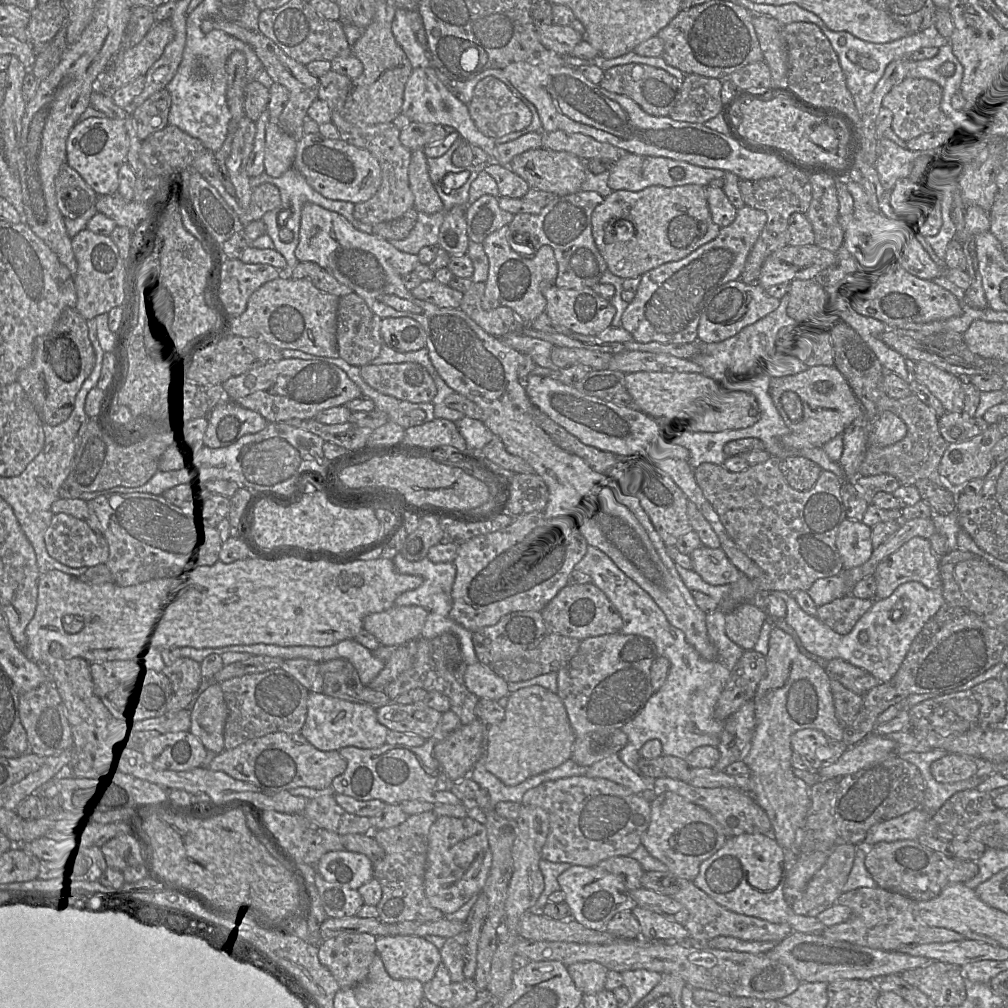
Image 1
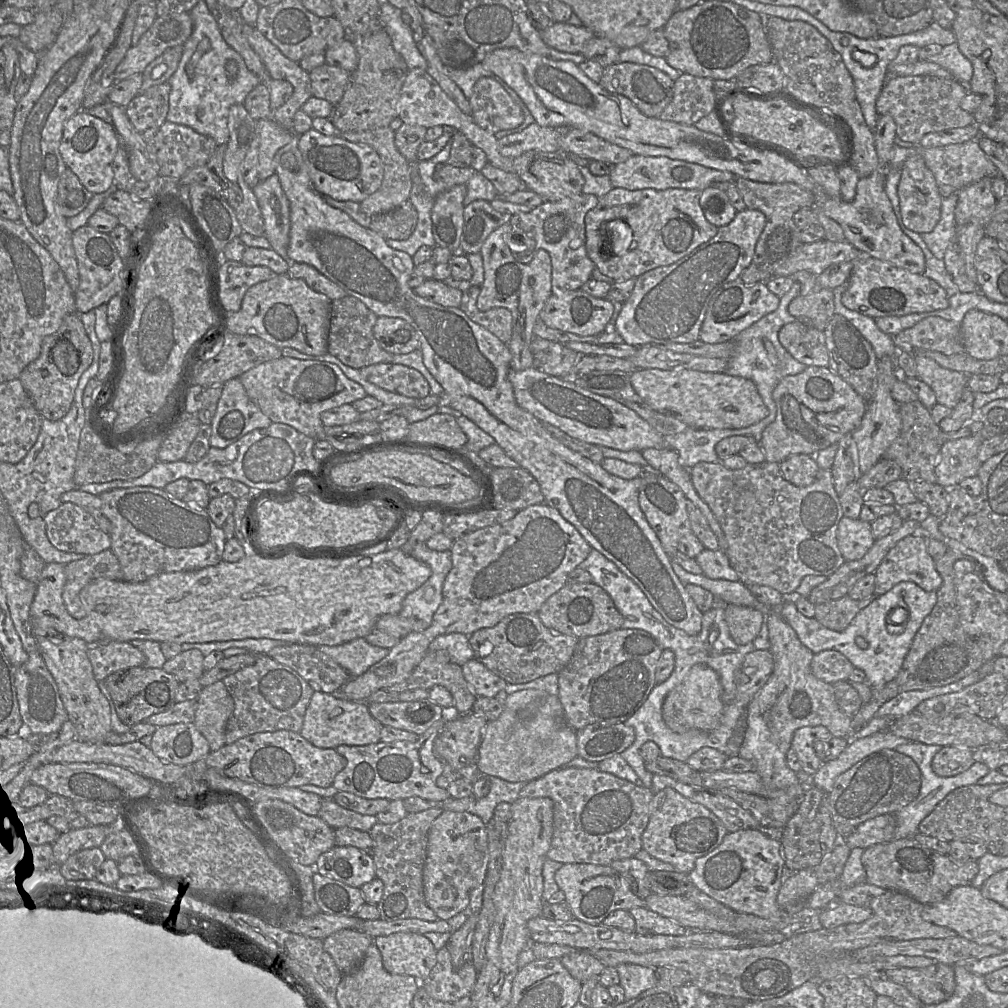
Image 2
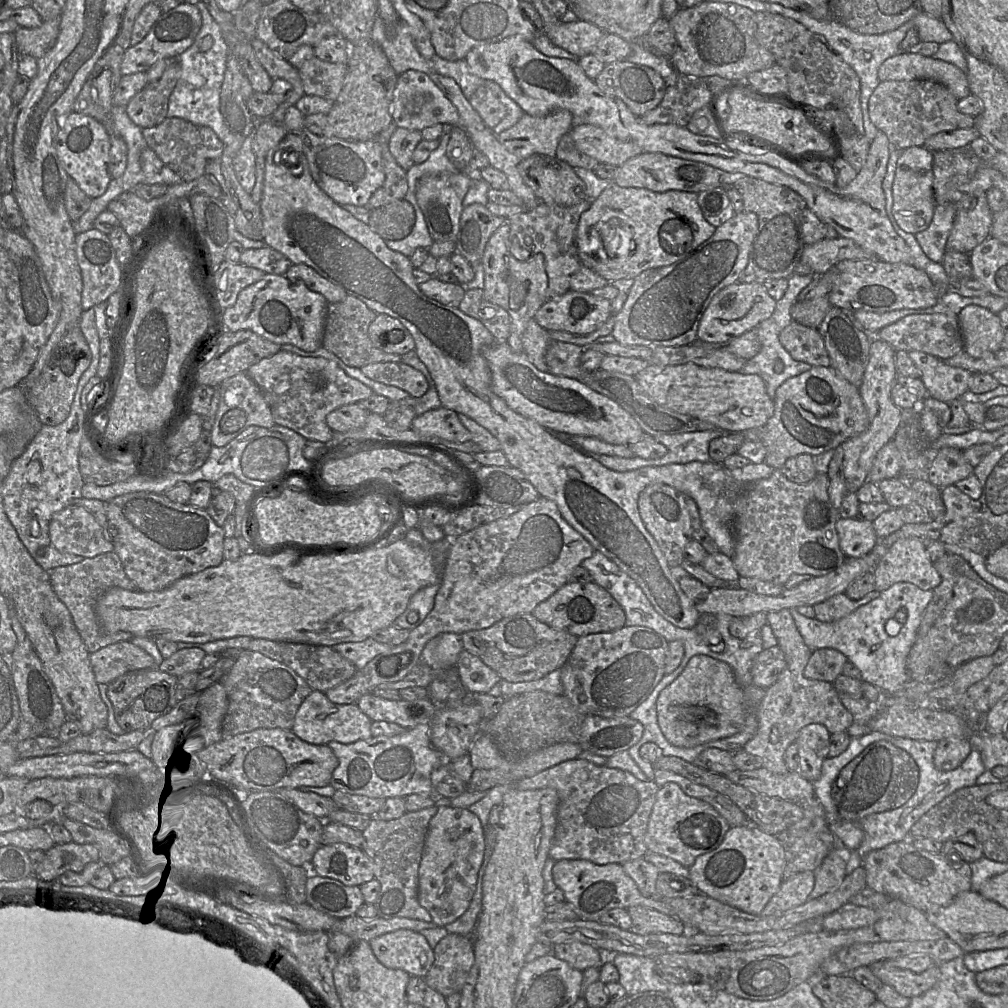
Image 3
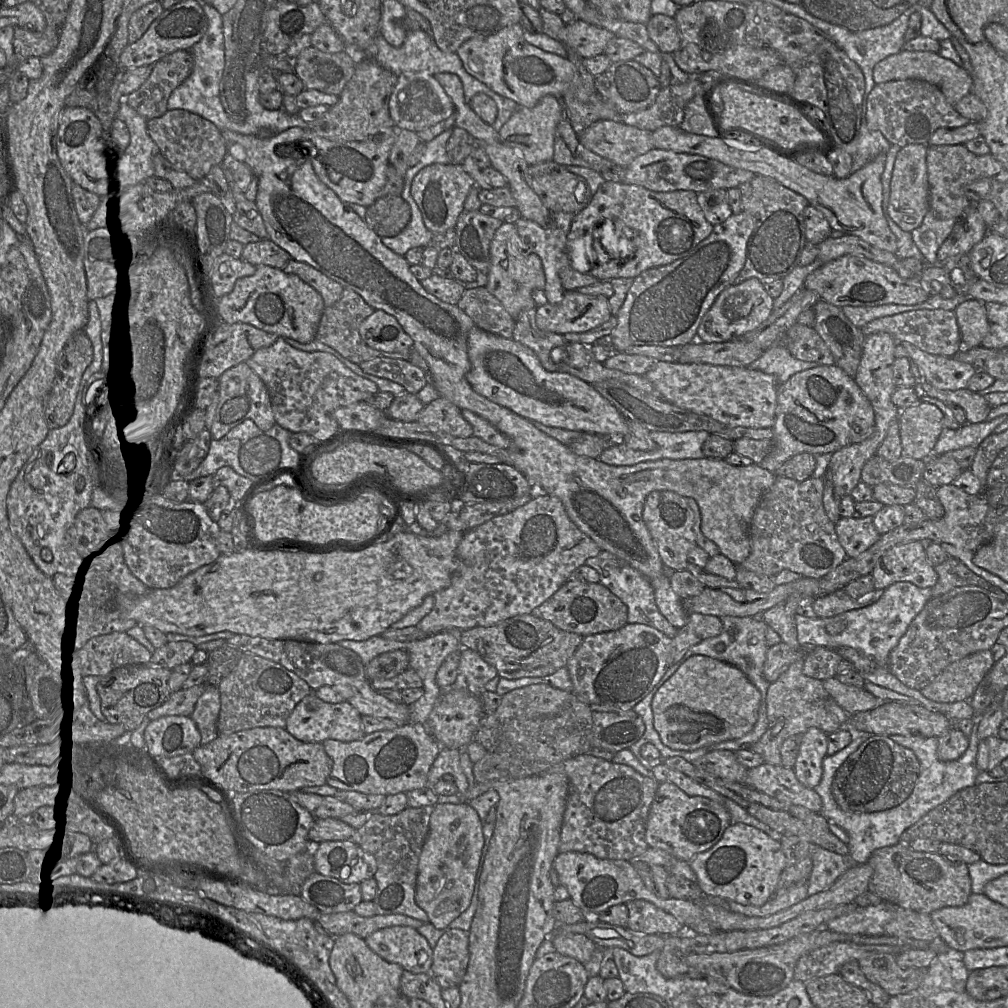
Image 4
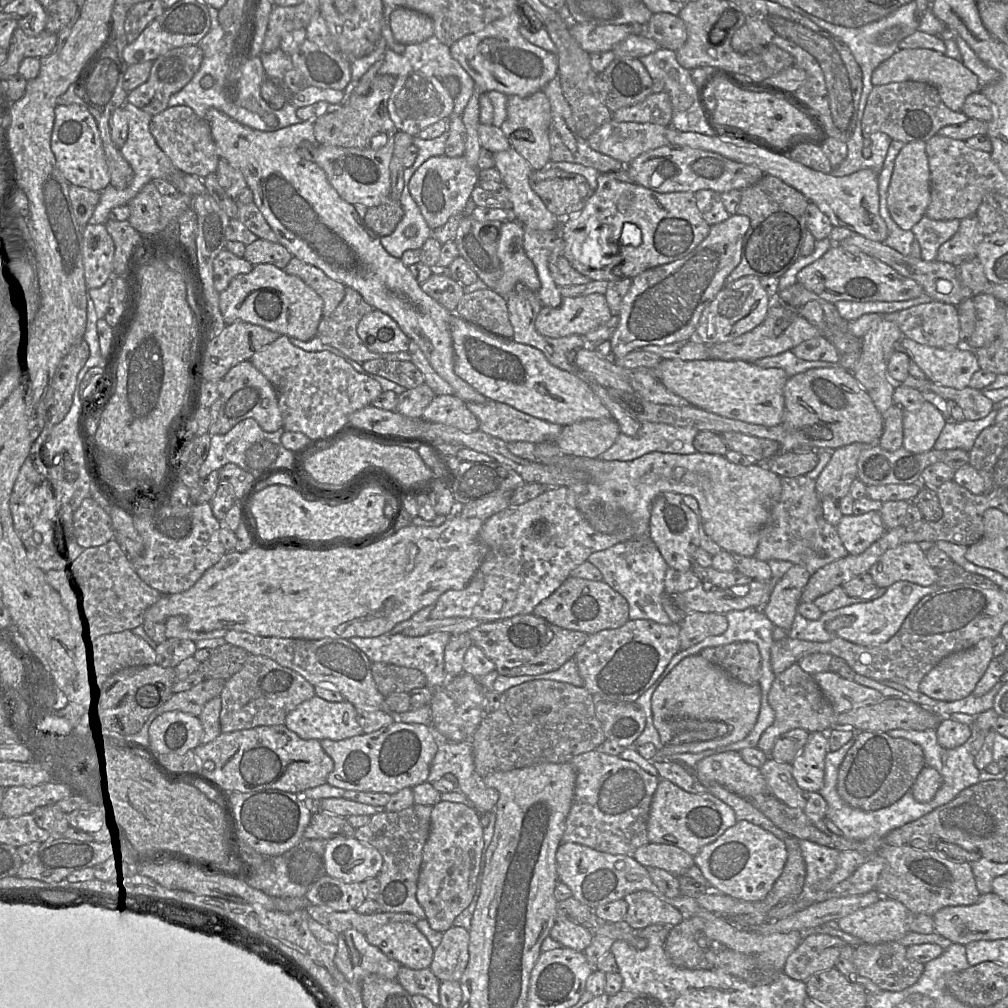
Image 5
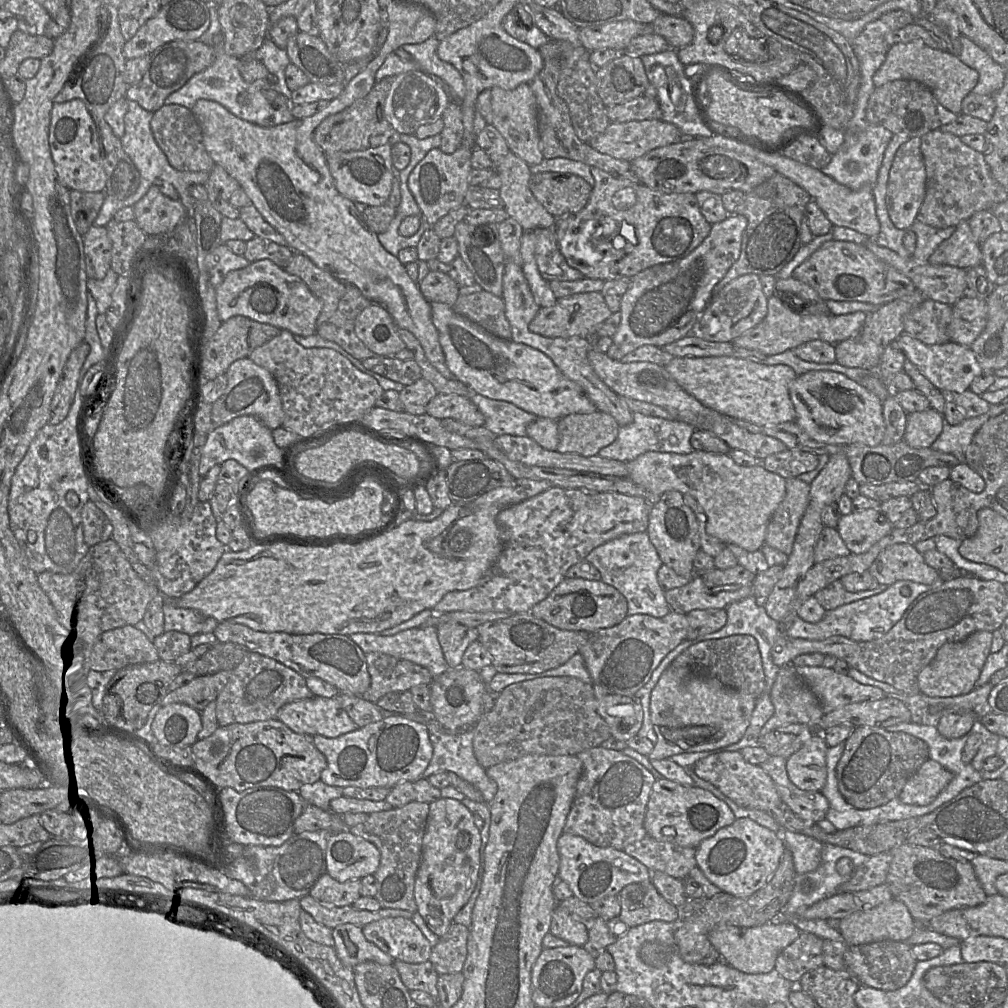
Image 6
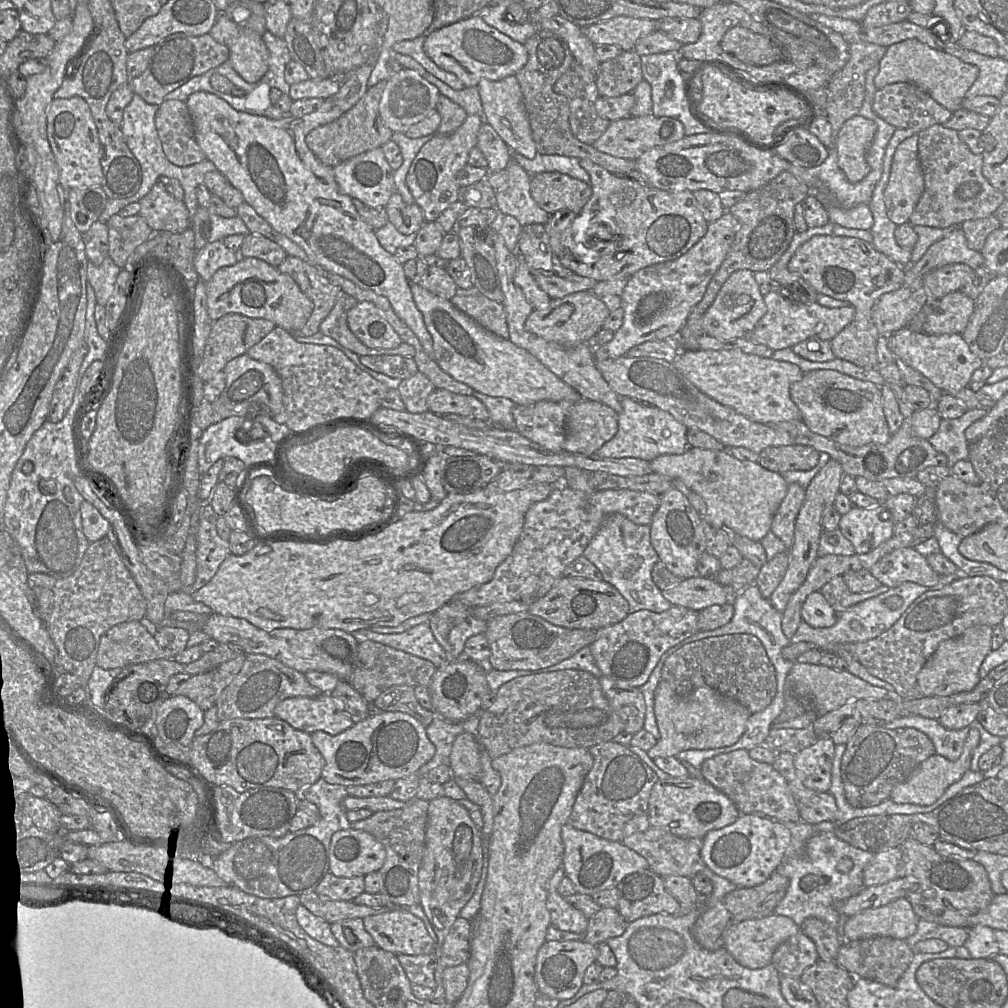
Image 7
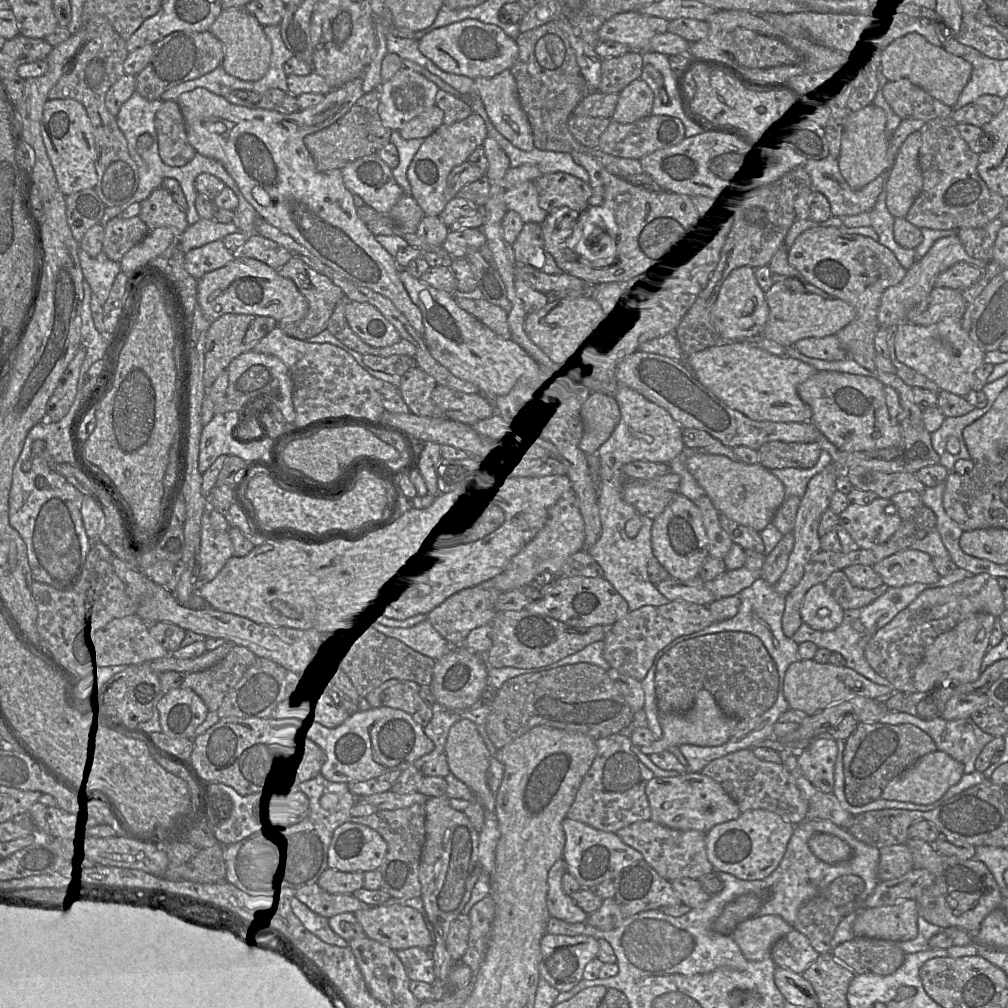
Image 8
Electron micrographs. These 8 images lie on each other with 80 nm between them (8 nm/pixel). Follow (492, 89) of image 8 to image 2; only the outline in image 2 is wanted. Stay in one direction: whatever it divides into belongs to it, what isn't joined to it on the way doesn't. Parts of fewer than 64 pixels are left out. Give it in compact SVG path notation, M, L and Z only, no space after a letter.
M536 122L531 123L520 132L504 136L498 140L502 155L515 158L528 151L557 152L561 134L570 128L544 127Z

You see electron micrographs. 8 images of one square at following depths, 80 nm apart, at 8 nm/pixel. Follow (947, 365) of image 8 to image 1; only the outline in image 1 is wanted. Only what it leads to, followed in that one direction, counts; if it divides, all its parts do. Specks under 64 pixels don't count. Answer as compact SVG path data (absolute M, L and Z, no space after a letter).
M926 361L915 362L914 379L940 401L946 412L962 413L961 378Z

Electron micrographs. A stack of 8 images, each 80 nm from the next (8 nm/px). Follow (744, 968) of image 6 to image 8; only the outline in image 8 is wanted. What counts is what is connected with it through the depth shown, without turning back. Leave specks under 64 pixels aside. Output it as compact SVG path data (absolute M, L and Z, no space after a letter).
M778 915L755 916L740 923L732 936L747 960L760 961L769 957L772 946L792 929Z

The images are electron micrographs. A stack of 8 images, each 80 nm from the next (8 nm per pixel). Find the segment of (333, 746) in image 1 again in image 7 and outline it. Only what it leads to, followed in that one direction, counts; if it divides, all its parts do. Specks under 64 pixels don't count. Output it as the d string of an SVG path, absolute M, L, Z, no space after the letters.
M331 694L284 699L275 707L274 716L309 734L324 731L330 735L337 735L354 724Z

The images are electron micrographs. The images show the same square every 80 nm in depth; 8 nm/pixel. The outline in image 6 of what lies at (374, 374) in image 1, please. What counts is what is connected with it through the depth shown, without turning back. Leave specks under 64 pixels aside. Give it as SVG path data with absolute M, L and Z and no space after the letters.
M373 357L361 360L361 363L366 369L404 386L410 385L422 377L421 369L414 359Z

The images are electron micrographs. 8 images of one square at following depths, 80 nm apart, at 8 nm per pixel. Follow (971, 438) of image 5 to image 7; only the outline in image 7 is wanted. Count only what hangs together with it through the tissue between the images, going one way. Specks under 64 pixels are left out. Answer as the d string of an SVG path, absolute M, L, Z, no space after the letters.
M970 409L957 419L942 419L938 431L928 440L935 450L945 454L950 468L960 460L969 458L970 443L965 430L975 421L986 416L986 409Z

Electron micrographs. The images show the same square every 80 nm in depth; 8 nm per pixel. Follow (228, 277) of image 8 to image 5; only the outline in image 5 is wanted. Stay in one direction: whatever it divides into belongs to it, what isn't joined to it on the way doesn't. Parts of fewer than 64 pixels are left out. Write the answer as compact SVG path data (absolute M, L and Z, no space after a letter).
M258 264L250 273L237 275L219 296L226 325L245 321L301 341L316 336L323 305L323 299L300 277L289 275L273 264Z

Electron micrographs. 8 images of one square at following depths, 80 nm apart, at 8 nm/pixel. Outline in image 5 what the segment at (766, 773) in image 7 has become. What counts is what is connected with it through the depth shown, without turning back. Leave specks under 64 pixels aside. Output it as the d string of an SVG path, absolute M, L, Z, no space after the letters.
M736 751L707 756L698 761L693 770L702 785L704 781L715 781L745 799L769 794L760 769L747 764Z

